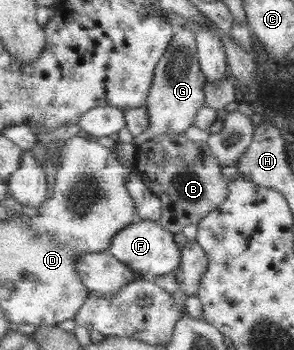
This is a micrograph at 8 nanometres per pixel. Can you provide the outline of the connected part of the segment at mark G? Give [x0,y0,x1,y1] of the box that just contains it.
[135,26,206,144]

